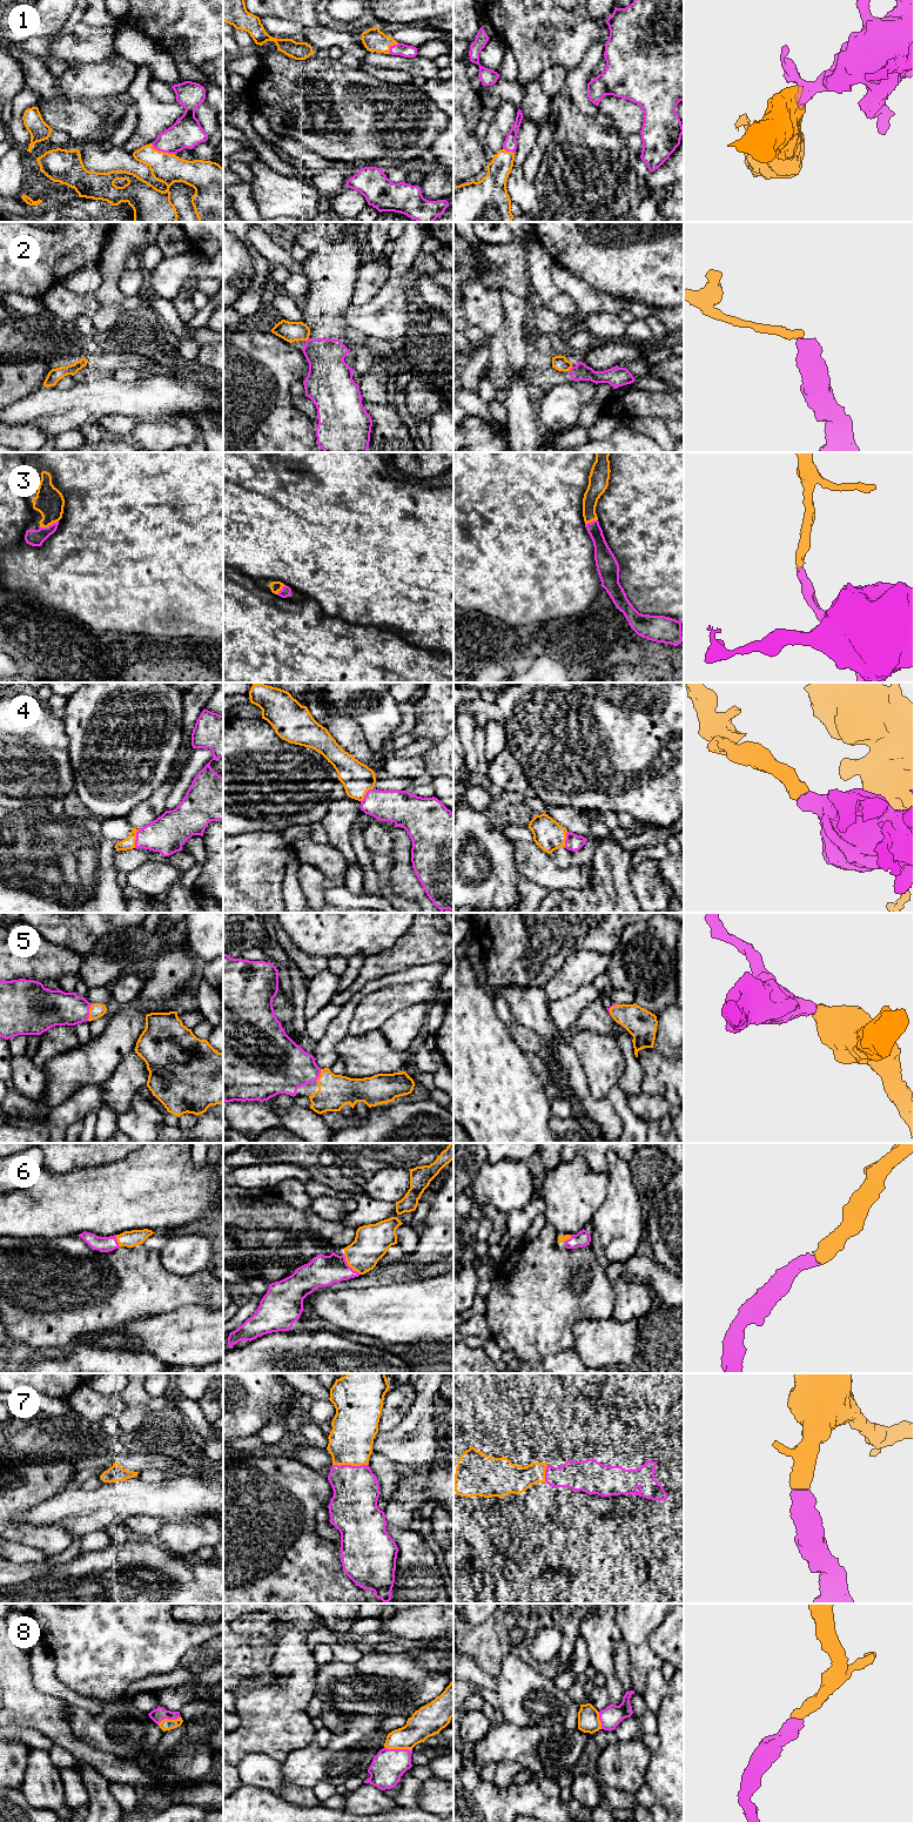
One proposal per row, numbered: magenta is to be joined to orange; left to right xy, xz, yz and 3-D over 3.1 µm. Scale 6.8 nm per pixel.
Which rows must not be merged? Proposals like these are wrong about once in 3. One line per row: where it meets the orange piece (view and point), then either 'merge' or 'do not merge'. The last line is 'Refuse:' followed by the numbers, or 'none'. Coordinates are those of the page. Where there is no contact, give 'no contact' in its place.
1: contact xy (162, 152); merge
2: contact yz (570, 368); do not merge
3: contact xy (48, 525); merge
4: contact xy (135, 839); merge
5: contact xy (89, 1013); merge
6: contact xz (349, 1265); merge
7: contact xz (349, 1464); merge
8: contact xz (398, 1748); merge
Refuse: 2

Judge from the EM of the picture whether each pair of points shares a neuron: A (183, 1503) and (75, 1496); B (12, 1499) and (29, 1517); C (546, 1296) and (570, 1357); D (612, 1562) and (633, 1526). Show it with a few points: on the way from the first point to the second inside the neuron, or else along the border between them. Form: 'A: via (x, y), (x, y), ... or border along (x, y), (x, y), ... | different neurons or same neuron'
A: via (156, 1500), (102, 1500) | same neuron
B: border along (48, 1498), (17, 1512), (12, 1517) | different neurons
C: border along (572, 1347), (551, 1353), (543, 1360) | different neurons
D: border along (615, 1517), (617, 1528), (625, 1540), (645, 1559) | different neurons

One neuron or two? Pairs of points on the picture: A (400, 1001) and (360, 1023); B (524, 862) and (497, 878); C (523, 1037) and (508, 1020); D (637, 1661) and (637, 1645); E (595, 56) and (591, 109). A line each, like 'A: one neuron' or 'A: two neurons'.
A: one neuron
B: two neurons
C: one neuron
D: one neuron
E: one neuron

